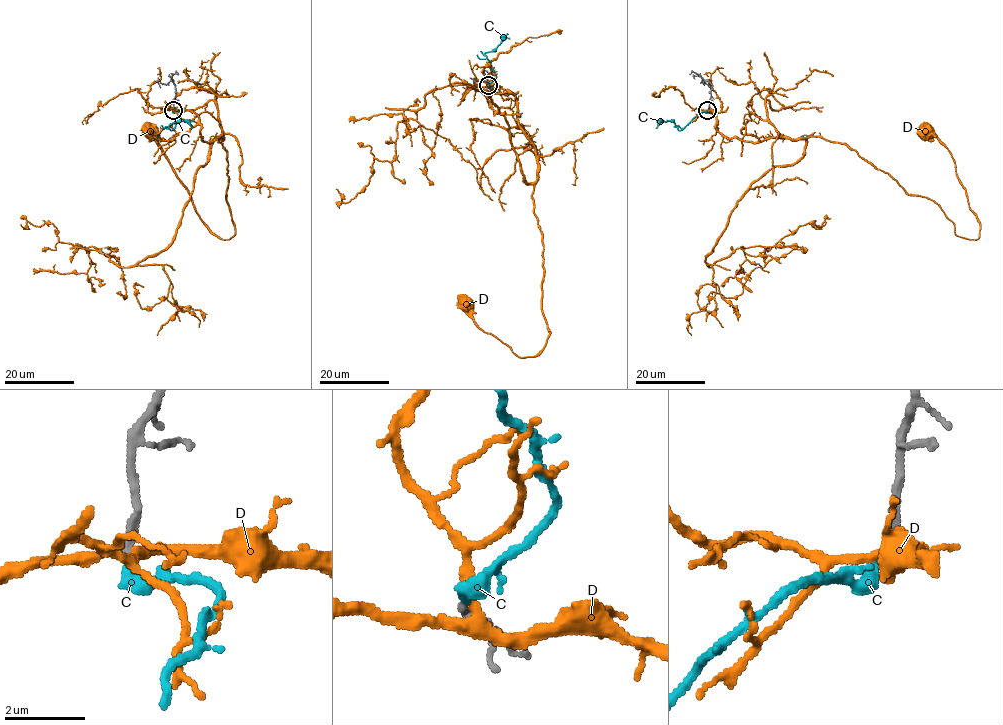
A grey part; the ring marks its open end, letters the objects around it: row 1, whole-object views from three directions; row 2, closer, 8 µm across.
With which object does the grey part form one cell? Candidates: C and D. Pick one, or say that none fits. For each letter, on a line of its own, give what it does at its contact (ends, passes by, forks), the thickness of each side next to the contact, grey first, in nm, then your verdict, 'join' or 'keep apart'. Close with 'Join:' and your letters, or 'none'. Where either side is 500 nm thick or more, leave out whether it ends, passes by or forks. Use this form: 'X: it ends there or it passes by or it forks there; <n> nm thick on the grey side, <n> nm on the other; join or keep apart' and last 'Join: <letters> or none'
C: it ends there; 220 nm thick on the grey side, 380 nm on the other; join
D: it forks there; 240 nm thick on the grey side, 280 nm on the other; keep apart
Join: C

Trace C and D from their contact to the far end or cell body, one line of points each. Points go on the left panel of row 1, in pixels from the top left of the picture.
C: (173, 109), (180, 115), (171, 130), (168, 126), (183, 121), (191, 128)
D: (173, 109), (195, 113), (203, 141), (221, 137), (234, 224), (230, 238), (217, 237), (203, 222), (150, 130)

